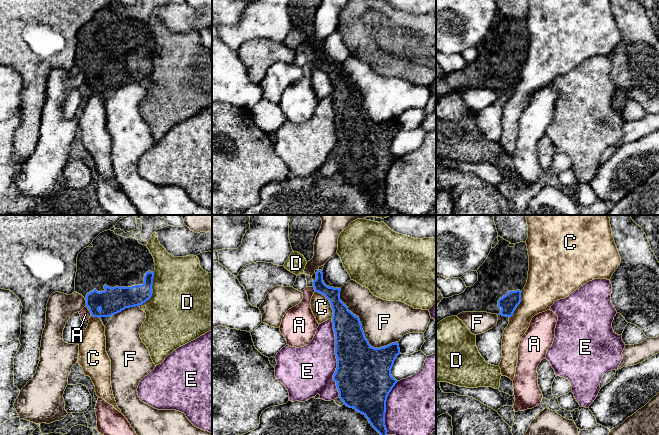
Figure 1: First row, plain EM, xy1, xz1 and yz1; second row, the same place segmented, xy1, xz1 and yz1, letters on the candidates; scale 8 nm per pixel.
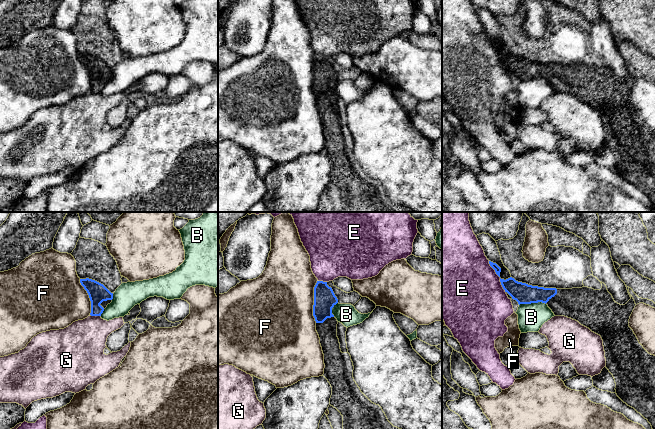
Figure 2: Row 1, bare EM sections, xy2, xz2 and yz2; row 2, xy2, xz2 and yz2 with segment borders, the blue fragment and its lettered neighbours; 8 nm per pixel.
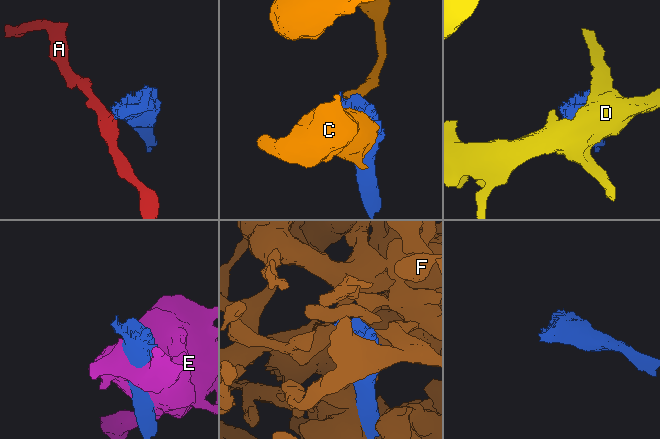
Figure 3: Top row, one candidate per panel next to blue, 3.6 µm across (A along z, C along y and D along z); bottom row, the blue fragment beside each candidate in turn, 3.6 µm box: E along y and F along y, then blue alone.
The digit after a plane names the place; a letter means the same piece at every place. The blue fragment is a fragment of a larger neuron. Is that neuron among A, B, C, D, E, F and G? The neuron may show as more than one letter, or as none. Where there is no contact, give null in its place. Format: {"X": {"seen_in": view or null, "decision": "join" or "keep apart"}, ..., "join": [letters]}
{"A": {"seen_in": "xy1", "decision": "keep apart"}, "B": {"seen_in": "yz2", "decision": "keep apart"}, "C": {"seen_in": "xz1", "decision": "keep apart"}, "D": {"seen_in": "xy1", "decision": "keep apart"}, "E": {"seen_in": "xz1", "decision": "keep apart"}, "F": {"seen_in": "xz1", "decision": "keep apart"}, "G": {"seen_in": "xy2", "decision": "keep apart"}, "join": []}

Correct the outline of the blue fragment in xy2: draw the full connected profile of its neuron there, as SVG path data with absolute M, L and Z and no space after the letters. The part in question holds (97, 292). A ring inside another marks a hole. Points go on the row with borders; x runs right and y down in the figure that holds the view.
M86 278L80 279L81 285L87 291L91 301L91 316L101 316L104 309L112 302L113 293L111 293L103 284Z

